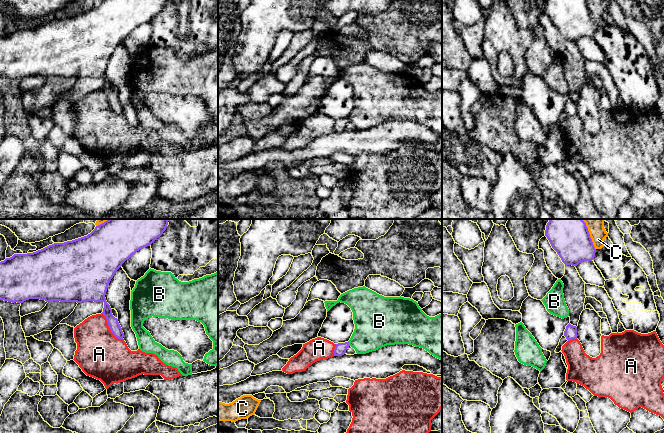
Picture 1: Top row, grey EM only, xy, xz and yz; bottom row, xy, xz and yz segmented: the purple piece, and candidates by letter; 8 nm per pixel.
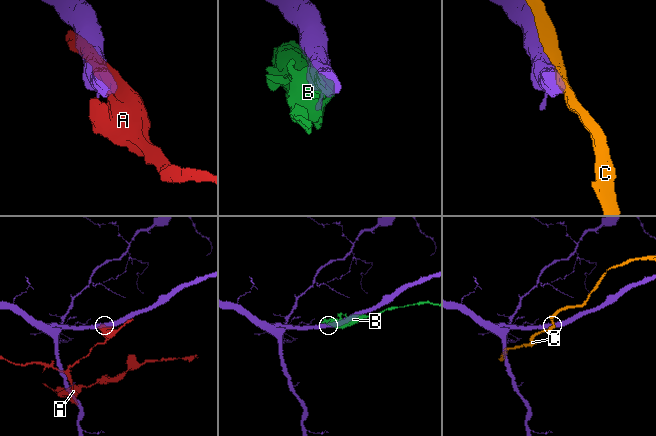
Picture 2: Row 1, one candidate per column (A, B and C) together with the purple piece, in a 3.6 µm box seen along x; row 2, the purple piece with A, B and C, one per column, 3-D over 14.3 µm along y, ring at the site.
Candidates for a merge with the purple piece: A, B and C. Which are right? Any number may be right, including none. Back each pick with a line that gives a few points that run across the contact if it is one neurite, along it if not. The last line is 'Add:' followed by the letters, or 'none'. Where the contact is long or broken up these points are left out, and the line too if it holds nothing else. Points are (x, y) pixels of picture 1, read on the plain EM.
Add: none

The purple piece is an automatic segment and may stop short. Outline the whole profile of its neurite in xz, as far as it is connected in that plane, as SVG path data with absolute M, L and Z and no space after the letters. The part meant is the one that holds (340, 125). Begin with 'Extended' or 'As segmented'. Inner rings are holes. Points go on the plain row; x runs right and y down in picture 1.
As segmented. M349 118L336 120L334 125L334 132L344 131L348 123L349 123Z

